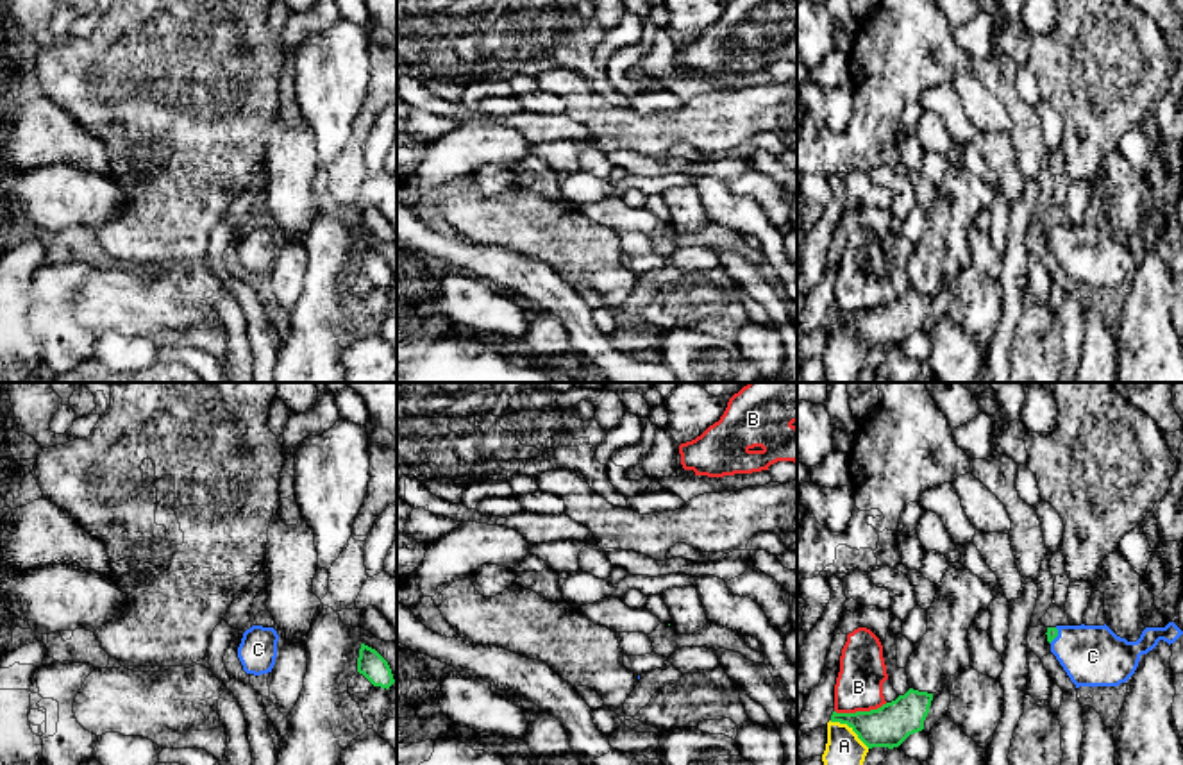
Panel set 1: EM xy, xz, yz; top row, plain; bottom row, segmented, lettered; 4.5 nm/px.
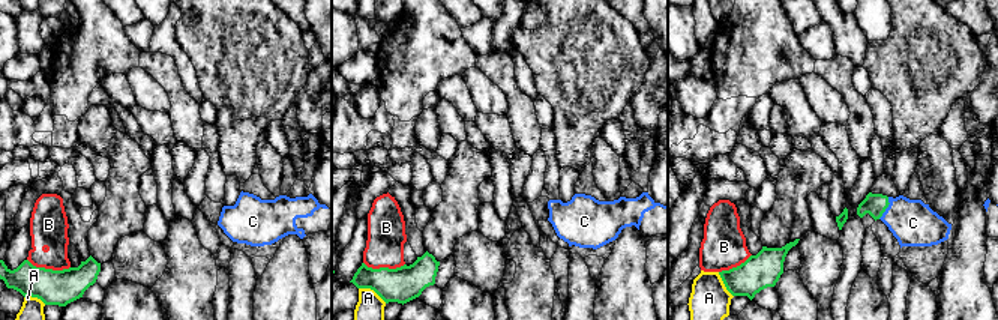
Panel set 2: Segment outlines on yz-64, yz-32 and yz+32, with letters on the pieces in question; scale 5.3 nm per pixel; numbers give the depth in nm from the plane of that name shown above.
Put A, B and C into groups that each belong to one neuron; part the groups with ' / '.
A / B / C

